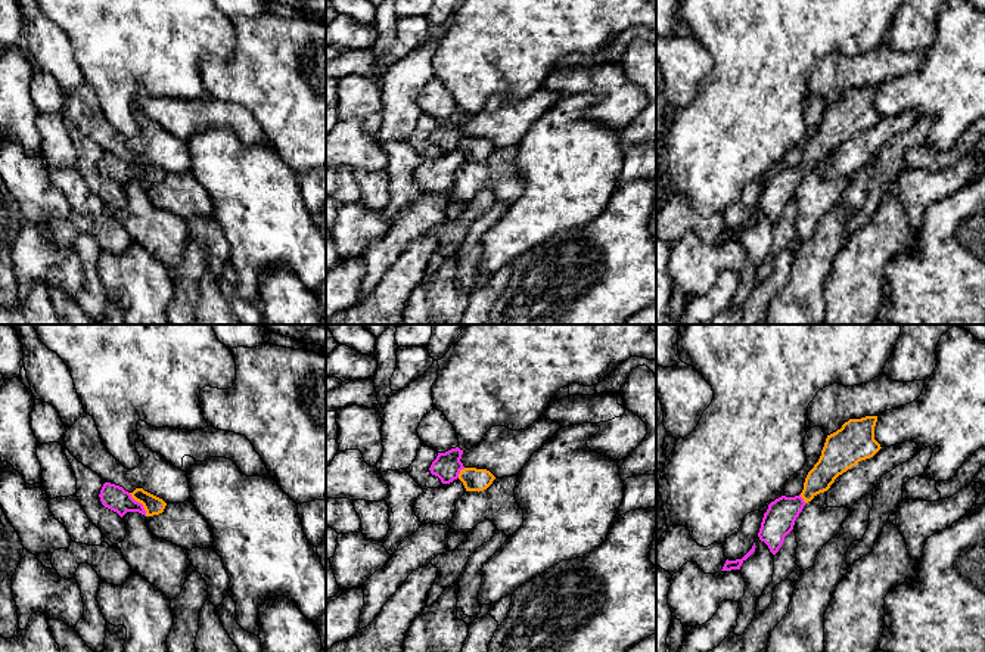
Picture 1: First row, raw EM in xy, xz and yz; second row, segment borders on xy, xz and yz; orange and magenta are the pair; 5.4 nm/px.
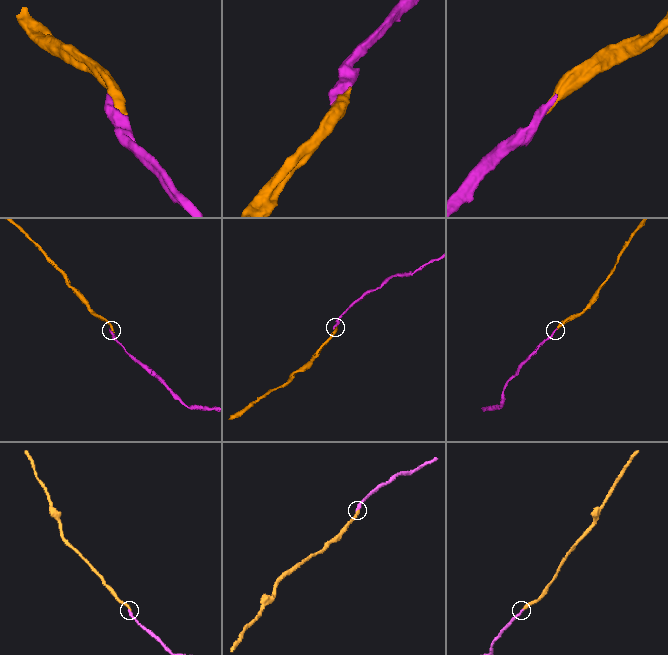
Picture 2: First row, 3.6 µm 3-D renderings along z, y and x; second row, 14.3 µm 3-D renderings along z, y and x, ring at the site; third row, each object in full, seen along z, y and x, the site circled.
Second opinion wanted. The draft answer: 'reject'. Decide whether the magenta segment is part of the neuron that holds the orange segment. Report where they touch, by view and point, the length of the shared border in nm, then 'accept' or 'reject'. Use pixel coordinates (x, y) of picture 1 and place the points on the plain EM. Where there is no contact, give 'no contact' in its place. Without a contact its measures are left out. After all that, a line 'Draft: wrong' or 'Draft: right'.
meets orange in xy at (140, 171); contact 160 nm long; accept
Draft: wrong

